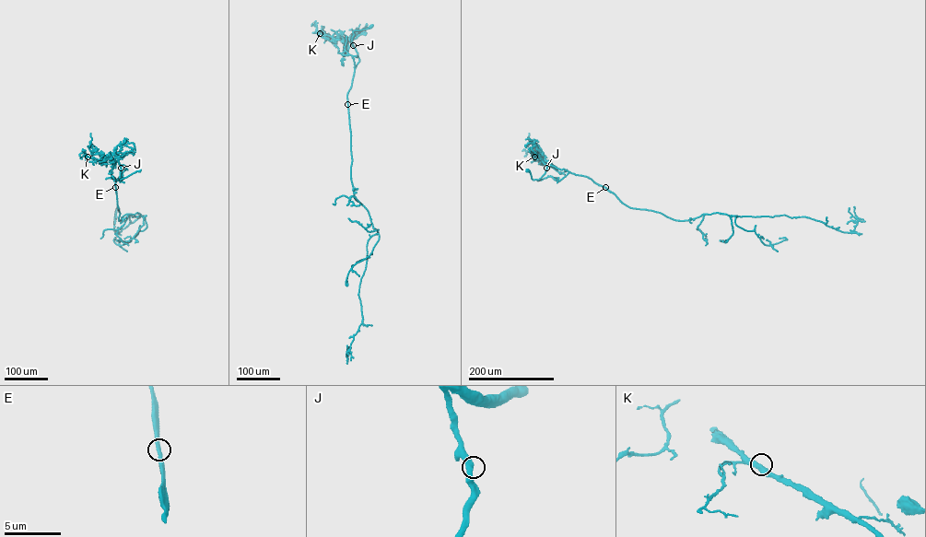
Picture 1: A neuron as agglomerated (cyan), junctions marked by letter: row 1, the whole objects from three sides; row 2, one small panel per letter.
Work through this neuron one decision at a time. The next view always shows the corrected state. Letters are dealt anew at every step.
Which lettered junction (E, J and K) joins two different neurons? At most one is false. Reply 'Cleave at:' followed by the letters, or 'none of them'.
Cleave at: none of them

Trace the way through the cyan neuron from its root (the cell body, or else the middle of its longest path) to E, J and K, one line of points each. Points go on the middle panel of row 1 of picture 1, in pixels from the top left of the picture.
E: (371, 26), (353, 31), (352, 45), (359, 61), (347, 93), (347, 104)
J: (371, 26), (353, 31), (353, 45)
K: (371, 26), (353, 31), (353, 45), (347, 38), (330, 41), (320, 33)

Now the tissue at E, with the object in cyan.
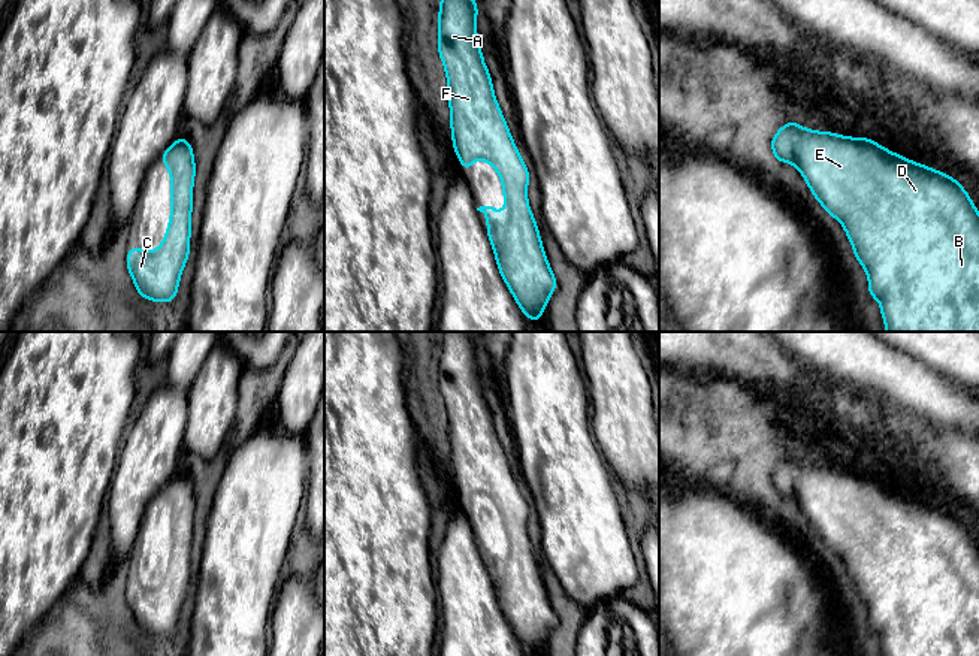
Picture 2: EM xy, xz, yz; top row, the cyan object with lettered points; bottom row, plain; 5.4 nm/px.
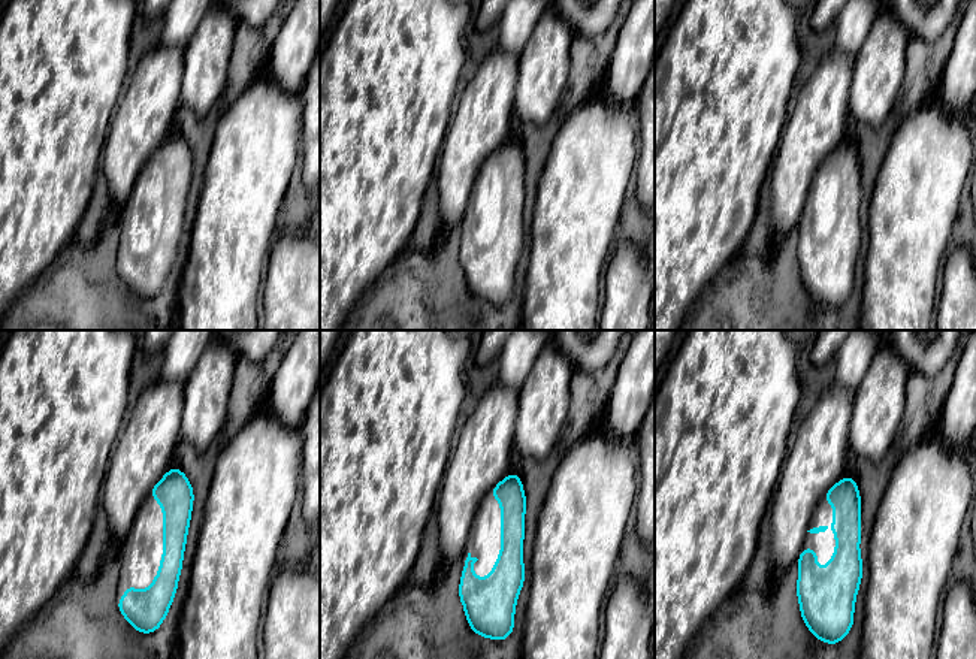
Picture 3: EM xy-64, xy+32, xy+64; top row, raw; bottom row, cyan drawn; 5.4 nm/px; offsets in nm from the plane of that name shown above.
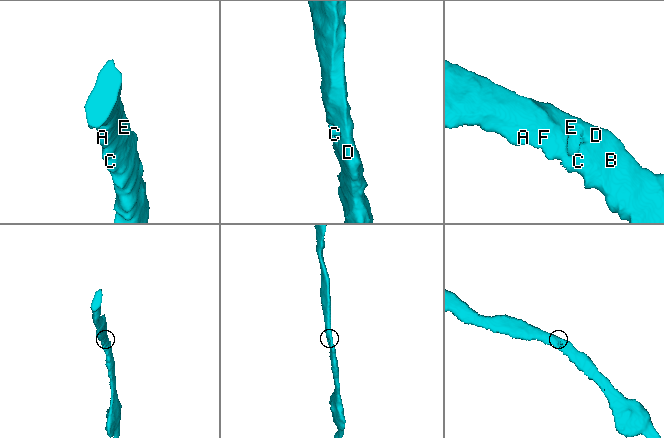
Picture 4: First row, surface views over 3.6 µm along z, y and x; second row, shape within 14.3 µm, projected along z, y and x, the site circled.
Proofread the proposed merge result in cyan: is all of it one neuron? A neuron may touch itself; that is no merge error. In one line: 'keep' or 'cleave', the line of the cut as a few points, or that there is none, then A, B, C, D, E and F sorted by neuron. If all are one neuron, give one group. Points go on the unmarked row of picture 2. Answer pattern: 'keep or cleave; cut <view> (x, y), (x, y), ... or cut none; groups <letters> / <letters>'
keep; cut none; groups A B C D E F

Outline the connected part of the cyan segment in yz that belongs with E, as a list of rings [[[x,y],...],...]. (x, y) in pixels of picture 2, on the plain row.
[[[794,456],[786,457],[773,471],[771,486],[780,498],[797,501],[822,542],[841,557],[855,592],[868,610],[868,631],[879,635],[883,656],[979,656],[979,547],[955,513],[888,486],[871,474],[813,466]]]

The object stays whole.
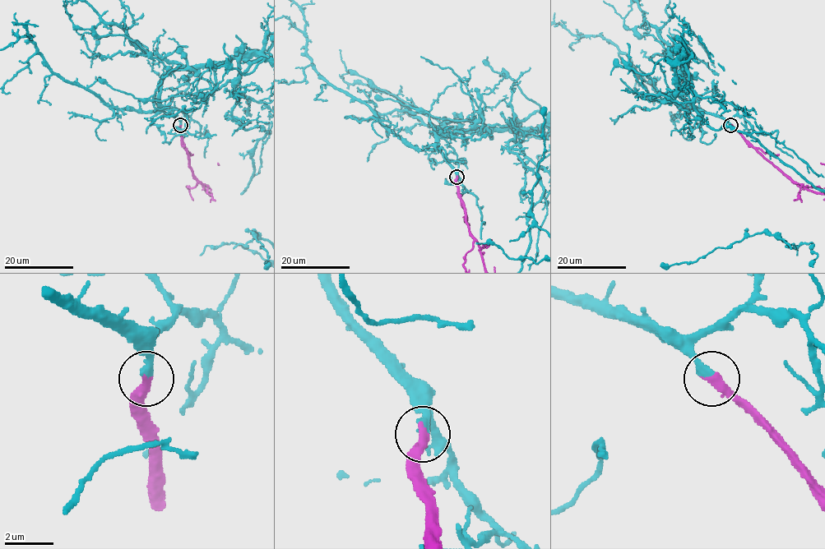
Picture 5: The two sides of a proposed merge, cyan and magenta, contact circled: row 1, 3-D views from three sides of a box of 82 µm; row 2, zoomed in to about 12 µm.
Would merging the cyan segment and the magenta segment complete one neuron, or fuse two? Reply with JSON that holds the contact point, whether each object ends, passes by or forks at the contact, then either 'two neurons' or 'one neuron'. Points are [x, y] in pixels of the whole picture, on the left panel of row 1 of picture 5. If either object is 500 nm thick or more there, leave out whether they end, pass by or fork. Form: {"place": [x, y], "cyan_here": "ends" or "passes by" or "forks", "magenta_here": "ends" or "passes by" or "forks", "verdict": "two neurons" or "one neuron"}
{"place": [180, 125], "cyan_here": "ends", "magenta_here": "ends", "verdict": "one neuron"}

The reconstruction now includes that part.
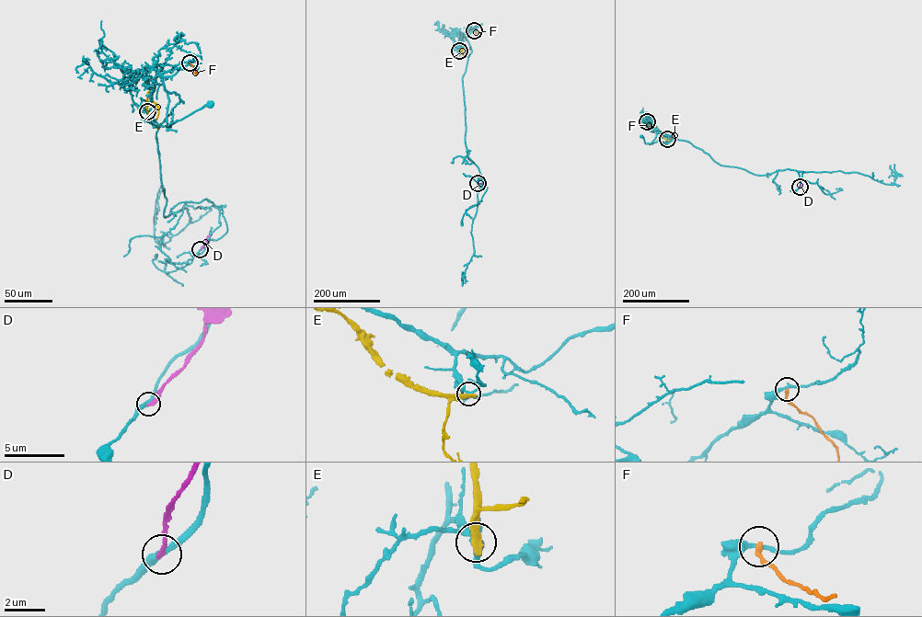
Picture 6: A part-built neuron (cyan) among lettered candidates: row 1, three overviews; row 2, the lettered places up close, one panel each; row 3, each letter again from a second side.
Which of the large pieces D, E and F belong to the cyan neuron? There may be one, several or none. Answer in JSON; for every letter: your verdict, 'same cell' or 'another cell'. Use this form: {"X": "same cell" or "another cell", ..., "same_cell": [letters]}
{"D": "another cell", "E": "another cell", "F": "another cell", "same_cell": []}

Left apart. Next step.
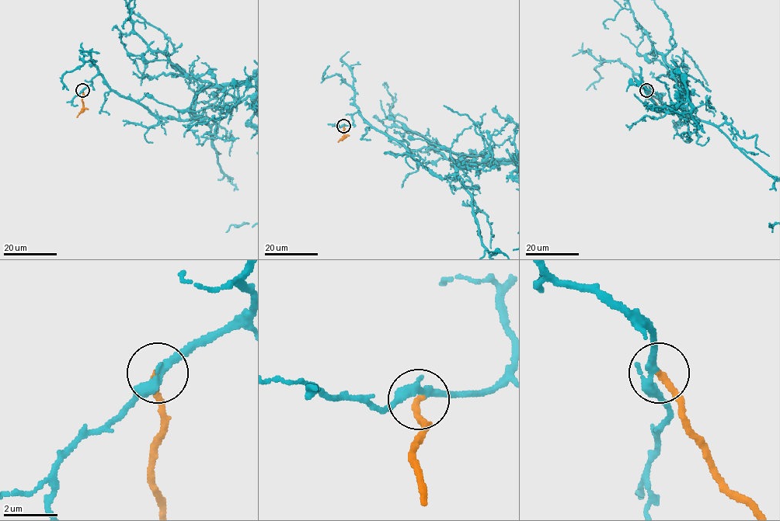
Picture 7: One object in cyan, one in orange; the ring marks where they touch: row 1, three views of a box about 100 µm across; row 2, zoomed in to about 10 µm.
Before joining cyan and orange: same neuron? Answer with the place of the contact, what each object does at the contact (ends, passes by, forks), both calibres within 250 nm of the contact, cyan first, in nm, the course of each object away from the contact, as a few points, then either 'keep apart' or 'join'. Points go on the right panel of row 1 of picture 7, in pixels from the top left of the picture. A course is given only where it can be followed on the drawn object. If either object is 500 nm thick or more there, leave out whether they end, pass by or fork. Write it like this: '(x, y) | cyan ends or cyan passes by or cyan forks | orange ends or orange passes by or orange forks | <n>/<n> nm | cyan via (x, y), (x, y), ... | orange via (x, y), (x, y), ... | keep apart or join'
(646, 90) | cyan forks | orange ends | 220/260 nm | join

